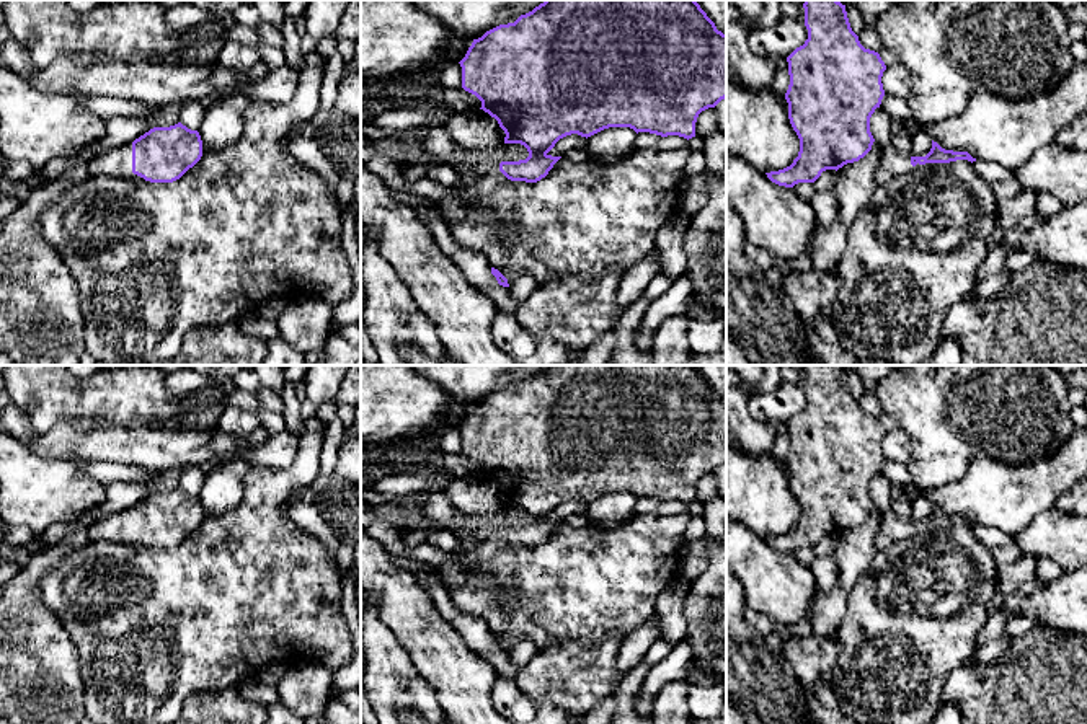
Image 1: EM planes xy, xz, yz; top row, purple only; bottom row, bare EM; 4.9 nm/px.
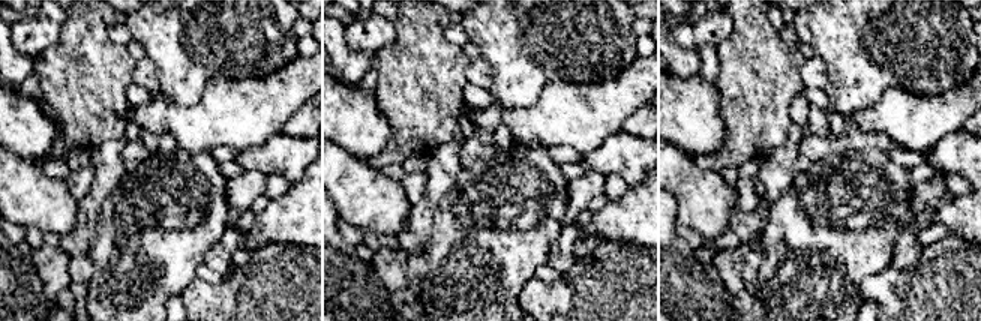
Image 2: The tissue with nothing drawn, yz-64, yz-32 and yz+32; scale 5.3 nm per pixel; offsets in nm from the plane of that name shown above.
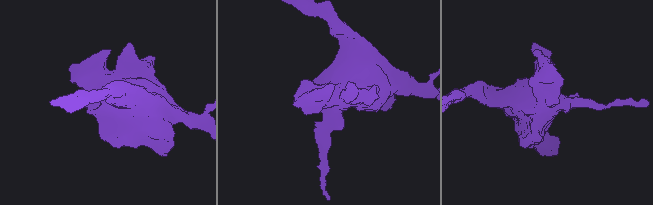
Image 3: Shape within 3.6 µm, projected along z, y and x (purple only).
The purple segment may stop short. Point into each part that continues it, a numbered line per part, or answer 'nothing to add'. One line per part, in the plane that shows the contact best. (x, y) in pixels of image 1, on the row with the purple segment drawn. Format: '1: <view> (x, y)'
1: xy (118, 162)

